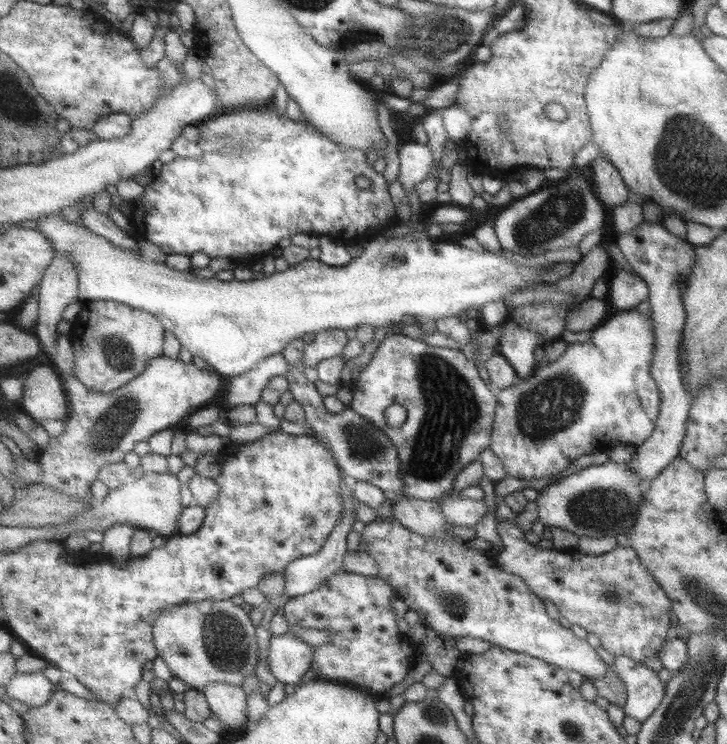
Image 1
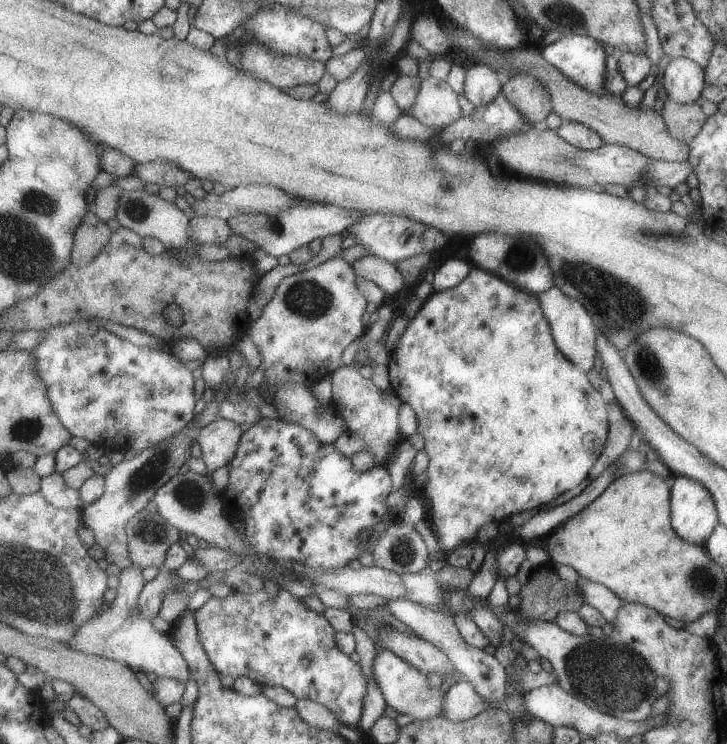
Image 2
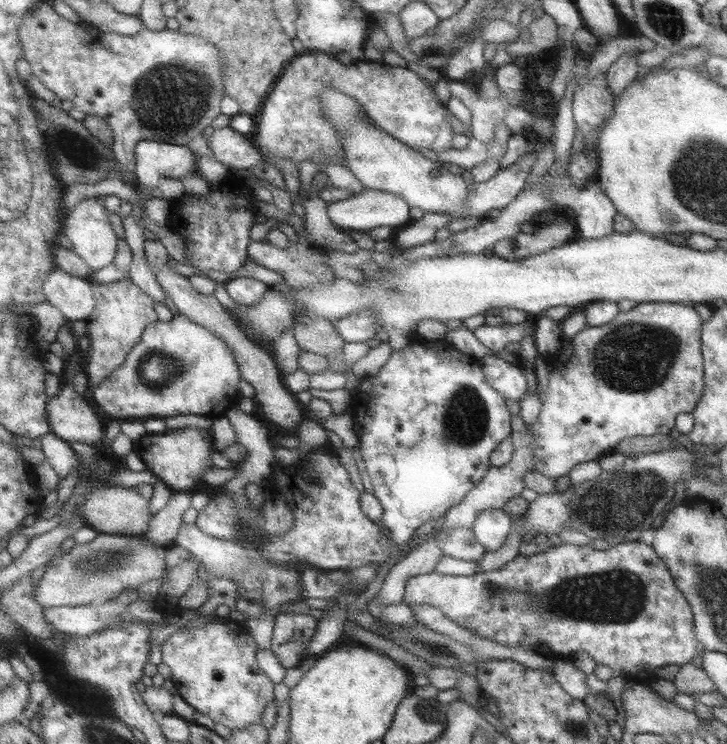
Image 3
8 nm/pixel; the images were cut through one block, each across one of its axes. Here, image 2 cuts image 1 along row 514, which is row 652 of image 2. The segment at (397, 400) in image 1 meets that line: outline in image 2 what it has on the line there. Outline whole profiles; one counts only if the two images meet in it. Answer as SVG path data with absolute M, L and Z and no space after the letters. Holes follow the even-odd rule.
M378 648L373 659L372 672L385 696L385 701L398 712L410 714L416 718L416 721L442 716L445 694L439 690L439 687L431 688L428 684L428 676L414 668L409 661L402 660L392 651Z

